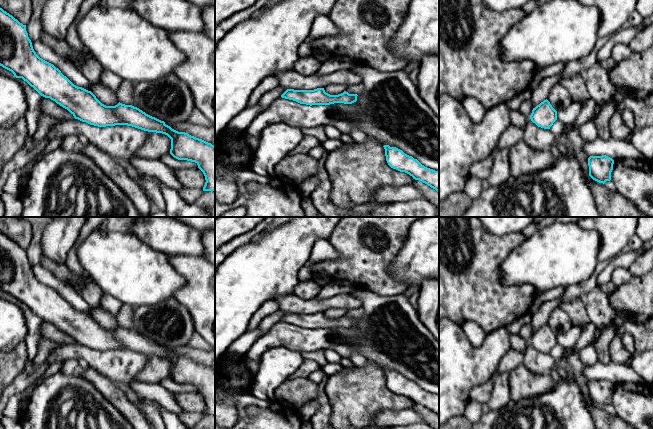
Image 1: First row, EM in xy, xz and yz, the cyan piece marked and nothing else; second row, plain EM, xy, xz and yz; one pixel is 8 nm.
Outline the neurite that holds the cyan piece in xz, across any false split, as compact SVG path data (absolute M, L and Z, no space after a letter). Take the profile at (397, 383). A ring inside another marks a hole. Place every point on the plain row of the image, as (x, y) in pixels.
M389 369L383 371L386 385L391 392L409 398L413 403L422 405L439 416L439 395L425 391L417 383L396 371L390 371Z

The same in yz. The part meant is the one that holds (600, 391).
M606 379L590 380L588 382L589 400L599 406L605 407L611 404L614 384Z

